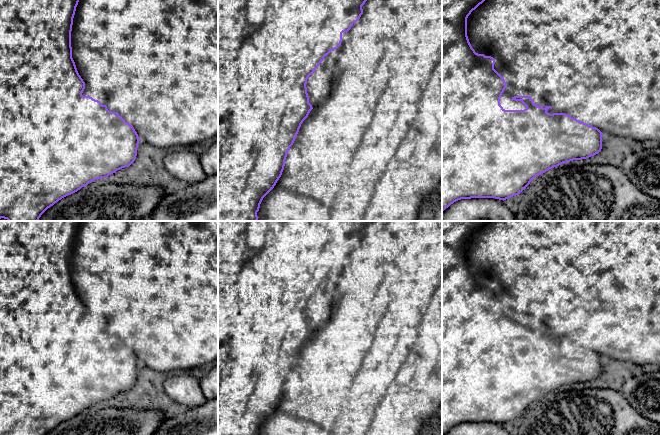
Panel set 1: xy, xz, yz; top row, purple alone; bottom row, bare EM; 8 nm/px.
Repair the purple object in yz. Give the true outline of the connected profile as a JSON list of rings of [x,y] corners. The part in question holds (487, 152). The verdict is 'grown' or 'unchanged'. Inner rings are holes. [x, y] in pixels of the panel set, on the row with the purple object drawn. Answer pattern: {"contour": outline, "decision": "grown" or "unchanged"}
{"contour": [[[442,0],[442,213],[443,211],[448,208],[451,204],[454,202],[461,200],[461,199],[471,199],[471,198],[495,198],[499,200],[506,200],[510,197],[513,197],[515,195],[519,195],[526,187],[530,184],[530,182],[536,178],[537,176],[541,175],[542,173],[548,171],[549,169],[552,169],[554,167],[557,167],[563,163],[570,162],[573,160],[582,160],[587,159],[591,156],[594,156],[598,154],[602,149],[602,135],[603,133],[596,127],[590,126],[582,121],[579,121],[573,117],[571,117],[568,114],[565,113],[548,113],[548,109],[552,107],[551,106],[537,106],[533,99],[529,96],[514,96],[512,97],[512,100],[515,101],[521,101],[526,108],[524,110],[505,110],[500,105],[500,98],[502,93],[504,92],[507,83],[505,82],[504,78],[494,69],[495,59],[491,56],[485,56],[484,54],[478,54],[475,52],[475,50],[472,48],[468,36],[467,36],[467,18],[471,14],[473,10],[475,10],[480,4],[482,4],[485,0]]], "decision": "unchanged"}

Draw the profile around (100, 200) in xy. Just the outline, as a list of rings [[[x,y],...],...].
[[[101,178],[59,200],[38,221],[152,221],[152,211],[166,195],[163,185],[118,184]]]

